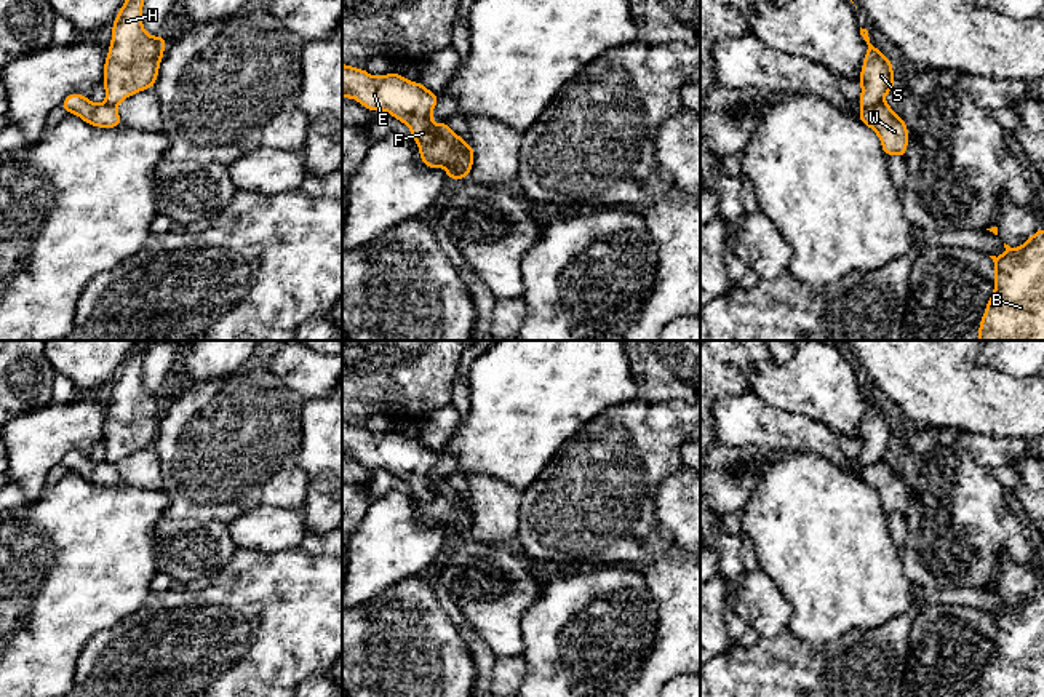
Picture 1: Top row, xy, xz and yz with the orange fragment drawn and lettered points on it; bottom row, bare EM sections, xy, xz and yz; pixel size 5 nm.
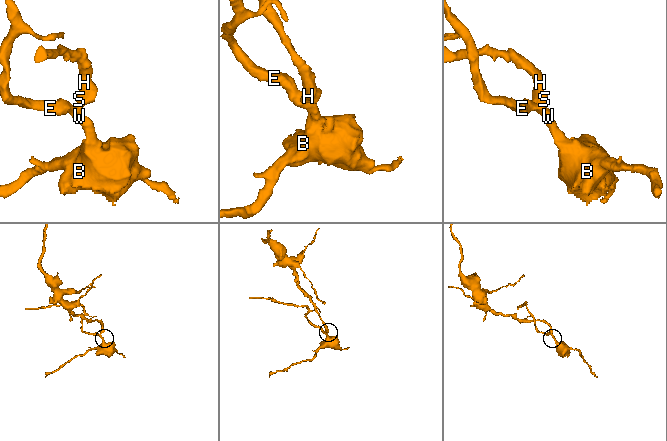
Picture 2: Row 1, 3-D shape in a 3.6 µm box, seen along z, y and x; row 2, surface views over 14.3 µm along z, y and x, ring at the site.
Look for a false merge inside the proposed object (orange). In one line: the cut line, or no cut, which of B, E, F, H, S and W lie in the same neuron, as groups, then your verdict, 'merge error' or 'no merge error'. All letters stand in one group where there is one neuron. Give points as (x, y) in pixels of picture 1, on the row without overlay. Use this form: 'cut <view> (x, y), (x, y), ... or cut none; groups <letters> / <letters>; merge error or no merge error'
cut yz (881, 459), (862, 465); groups B E F W / H S; merge error

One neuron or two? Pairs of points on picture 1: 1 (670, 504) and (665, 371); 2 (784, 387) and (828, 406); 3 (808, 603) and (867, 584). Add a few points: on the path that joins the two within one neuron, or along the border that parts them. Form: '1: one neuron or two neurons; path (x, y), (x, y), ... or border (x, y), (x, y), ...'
1: two neurons; border (681, 465), (659, 488), (656, 512)
2: one neuron; path (795, 387), (809, 387), (817, 395)
3: one neuron; path (822, 600), (838, 584), (852, 584)

